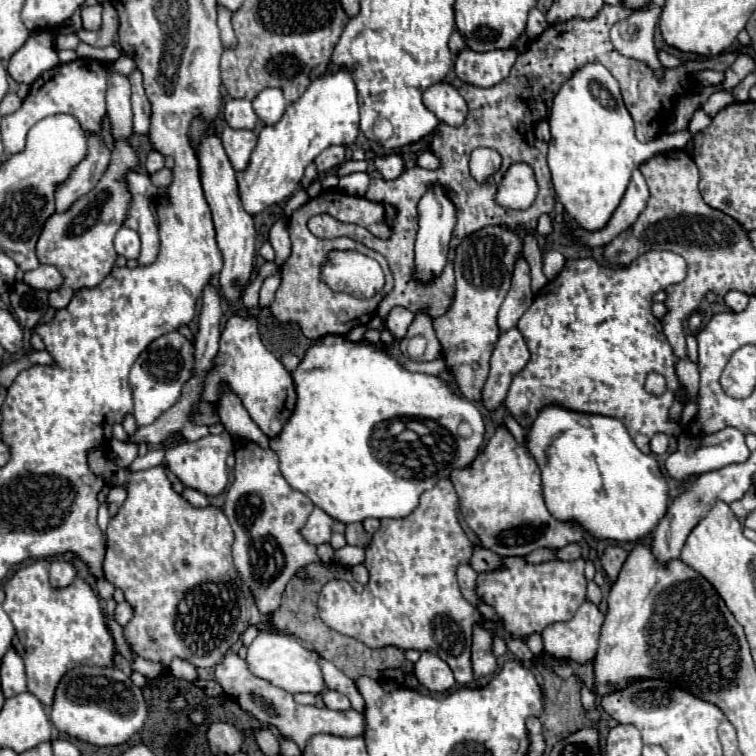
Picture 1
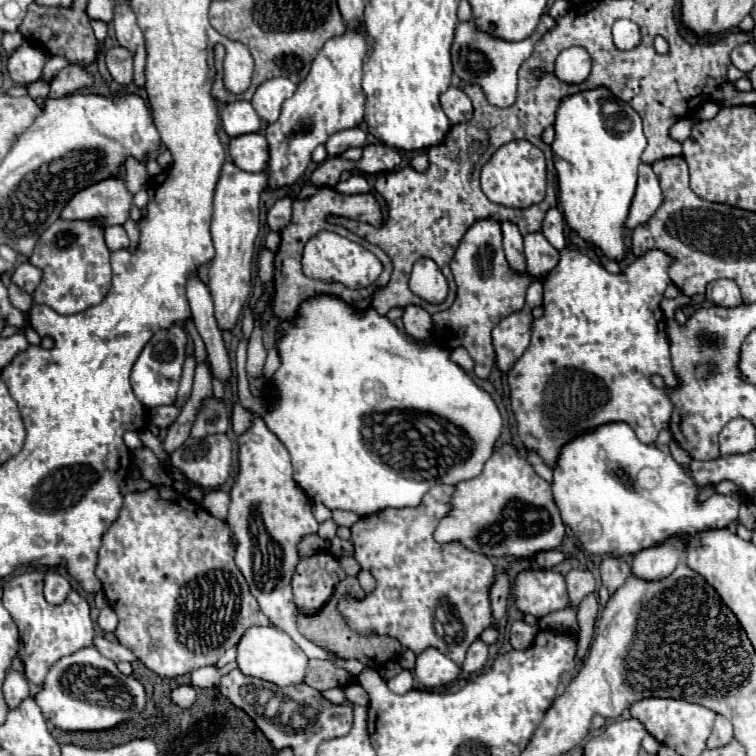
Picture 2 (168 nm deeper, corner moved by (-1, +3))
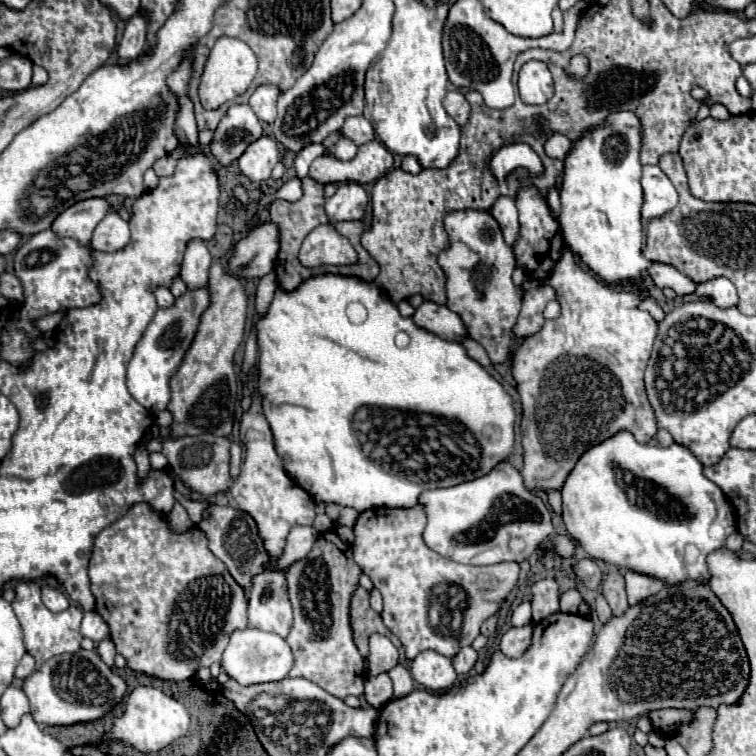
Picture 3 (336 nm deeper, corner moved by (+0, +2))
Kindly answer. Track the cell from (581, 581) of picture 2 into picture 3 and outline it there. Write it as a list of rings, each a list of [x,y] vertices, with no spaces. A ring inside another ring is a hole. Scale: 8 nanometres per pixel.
[[[568,590],[568,592],[564,592],[562,598],[560,598],[560,610],[562,610],[562,612],[576,614],[580,602],[582,602],[582,594],[580,594],[578,590]]]

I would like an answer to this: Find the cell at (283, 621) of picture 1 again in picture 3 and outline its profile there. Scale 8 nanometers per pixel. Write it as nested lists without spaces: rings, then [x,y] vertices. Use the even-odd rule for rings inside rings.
[[[364,588],[356,590],[352,598],[352,606],[350,606],[350,616],[352,616],[352,626],[354,626],[354,642],[358,642],[358,650],[364,658],[368,656],[370,634],[388,636],[390,642],[396,648],[400,648],[400,640],[384,626],[382,618],[370,608],[370,594]]]

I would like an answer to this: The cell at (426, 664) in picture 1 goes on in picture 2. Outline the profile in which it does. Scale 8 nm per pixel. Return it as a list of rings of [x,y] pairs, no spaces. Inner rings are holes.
[[[433,647],[425,649],[417,657],[415,677],[427,689],[449,685],[449,683],[453,683],[459,677],[459,673],[461,673],[461,669],[449,657],[445,657],[443,653],[439,653]]]

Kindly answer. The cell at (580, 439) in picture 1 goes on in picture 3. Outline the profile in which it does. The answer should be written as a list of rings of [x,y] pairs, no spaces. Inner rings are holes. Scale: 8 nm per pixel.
[[[618,432],[614,438],[590,448],[574,466],[570,478],[562,486],[564,512],[562,520],[568,534],[594,560],[604,560],[618,568],[662,580],[668,586],[694,580],[698,584],[710,582],[706,556],[724,548],[726,538],[736,530],[734,512],[722,490],[702,474],[704,466],[682,444],[668,448],[654,444],[640,444],[630,432]]]

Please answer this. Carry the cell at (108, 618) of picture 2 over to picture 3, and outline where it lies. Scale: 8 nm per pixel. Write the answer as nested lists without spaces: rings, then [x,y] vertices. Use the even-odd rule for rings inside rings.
[[[86,612],[82,626],[80,626],[80,634],[84,638],[90,638],[92,642],[100,642],[104,638],[108,638],[108,630],[106,630],[106,622],[102,622],[102,618],[98,618],[96,612]]]

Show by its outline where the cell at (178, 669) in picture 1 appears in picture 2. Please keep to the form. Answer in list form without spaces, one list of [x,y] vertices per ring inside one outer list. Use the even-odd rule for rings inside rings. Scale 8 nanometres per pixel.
[[[199,667],[191,673],[191,685],[193,687],[217,687],[221,679],[221,673],[217,667]]]

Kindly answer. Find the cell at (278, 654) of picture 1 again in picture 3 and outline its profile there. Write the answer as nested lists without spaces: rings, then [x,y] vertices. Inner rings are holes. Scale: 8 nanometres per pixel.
[[[244,628],[244,630],[234,630],[230,634],[230,642],[224,650],[222,656],[222,670],[242,686],[252,686],[252,684],[262,684],[262,682],[276,682],[284,680],[294,664],[294,656],[290,654],[290,646],[286,644],[284,638],[278,634],[270,634],[258,628]]]

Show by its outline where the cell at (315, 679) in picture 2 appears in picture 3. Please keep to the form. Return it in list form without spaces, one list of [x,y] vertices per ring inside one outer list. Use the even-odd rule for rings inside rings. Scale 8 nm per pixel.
[[[326,530],[314,542],[310,554],[286,568],[288,598],[294,612],[288,646],[294,654],[290,678],[308,678],[336,698],[350,694],[362,696],[366,682],[366,666],[360,656],[350,628],[350,600],[358,590],[362,576],[360,566],[352,560],[352,548],[334,530]]]

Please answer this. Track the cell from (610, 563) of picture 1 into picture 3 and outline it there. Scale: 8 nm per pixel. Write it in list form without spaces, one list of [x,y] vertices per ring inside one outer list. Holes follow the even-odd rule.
[[[612,570],[610,574],[606,574],[604,582],[602,582],[602,594],[606,598],[606,602],[610,604],[614,616],[622,616],[628,608],[626,602],[626,586],[624,586],[624,578],[618,570]]]

